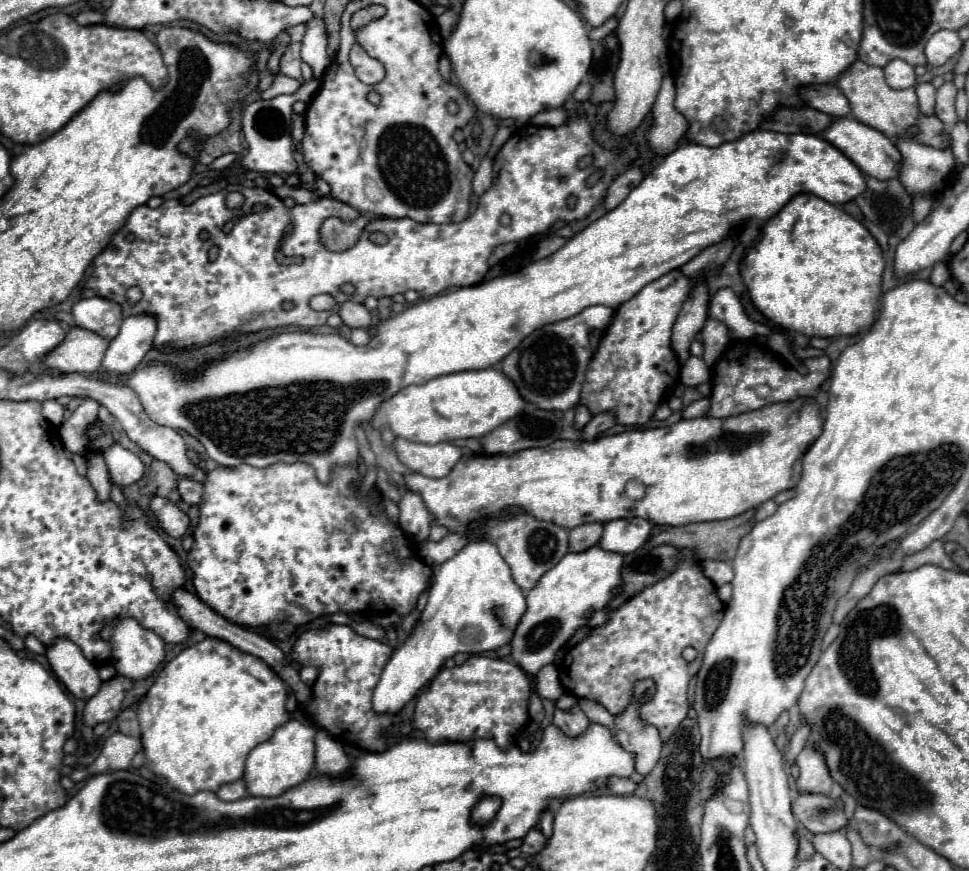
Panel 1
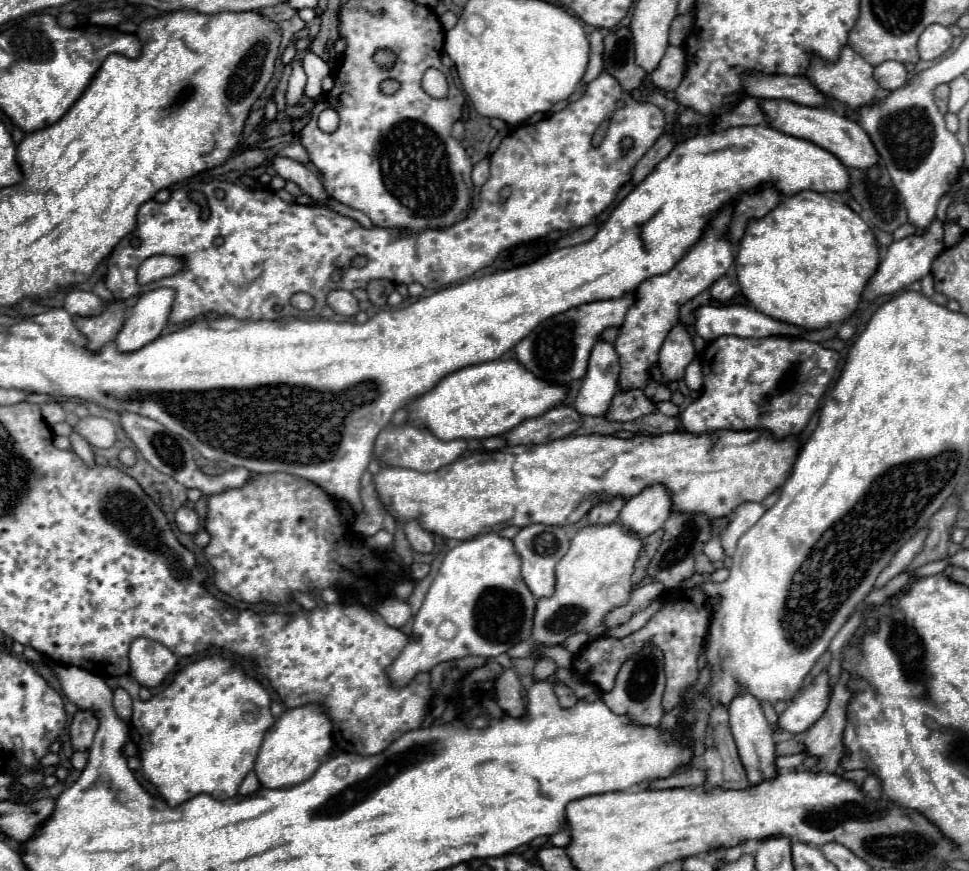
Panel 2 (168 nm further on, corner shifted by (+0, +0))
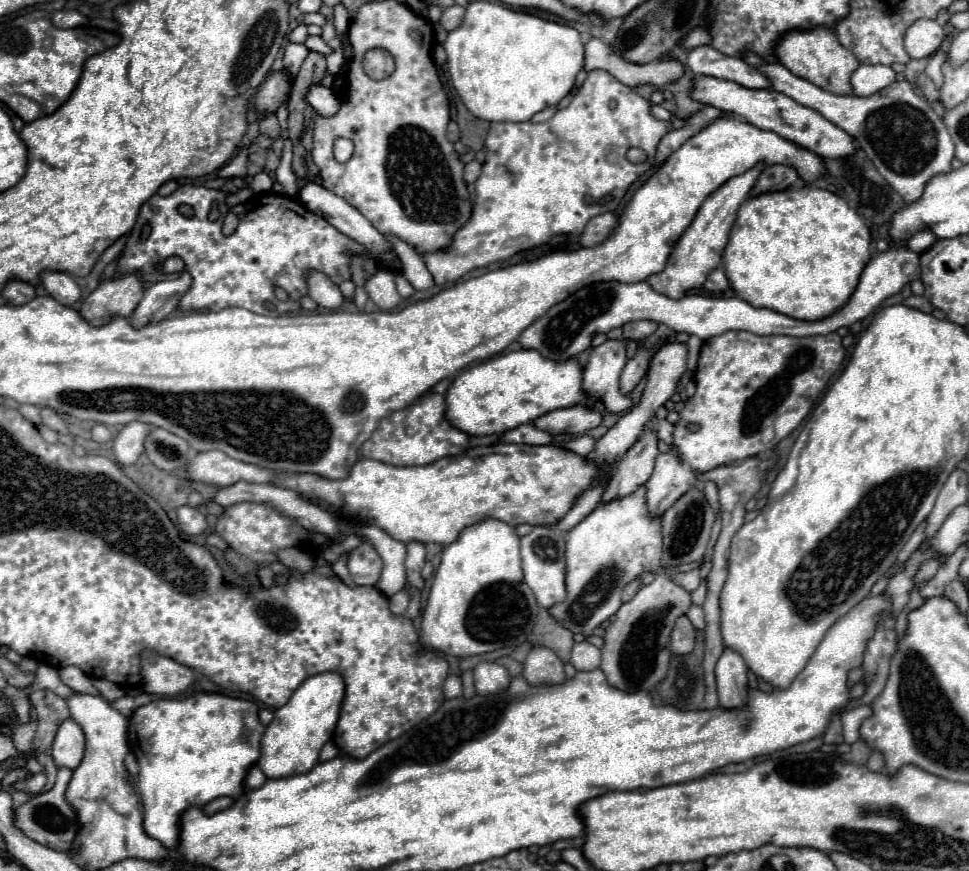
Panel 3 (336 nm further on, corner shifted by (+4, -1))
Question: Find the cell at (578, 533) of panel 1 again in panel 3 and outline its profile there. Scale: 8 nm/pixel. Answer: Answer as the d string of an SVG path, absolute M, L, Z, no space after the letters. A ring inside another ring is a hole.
M649 429L619 459L619 463L609 479L609 487L603 493L603 501L625 497L625 495L633 493L639 485L645 485L649 481L649 475L653 473L653 467L655 467L655 457L659 455L657 441L659 441L657 431Z

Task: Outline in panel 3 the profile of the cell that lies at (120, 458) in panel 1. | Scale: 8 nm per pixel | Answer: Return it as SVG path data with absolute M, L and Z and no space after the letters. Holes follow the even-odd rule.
M133 421L121 429L121 433L113 441L113 453L117 463L133 465L139 455L145 451L145 435L149 435L153 427L141 421Z

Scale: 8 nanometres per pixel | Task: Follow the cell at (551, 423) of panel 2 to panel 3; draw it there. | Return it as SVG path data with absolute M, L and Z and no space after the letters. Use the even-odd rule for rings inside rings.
M573 405L565 409L555 409L535 419L535 425L551 435L559 435L559 433L583 435L585 431L599 427L601 419L603 419L603 413L599 409L593 409L587 405Z

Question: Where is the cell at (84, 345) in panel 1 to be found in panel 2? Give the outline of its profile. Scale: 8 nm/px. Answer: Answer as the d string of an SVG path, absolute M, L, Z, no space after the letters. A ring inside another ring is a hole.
M111 302L109 308L101 316L93 318L75 318L75 326L81 330L81 334L87 338L89 350L97 352L105 342L115 340L117 332L121 330L125 320L125 306L123 302Z

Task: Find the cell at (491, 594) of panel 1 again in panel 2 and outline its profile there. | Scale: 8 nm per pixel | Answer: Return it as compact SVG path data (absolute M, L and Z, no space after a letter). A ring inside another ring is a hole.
M489 532L473 540L459 542L455 548L451 548L445 554L439 574L433 580L423 600L423 606L413 618L413 630L411 630L407 646L401 650L395 662L387 668L389 684L397 688L407 686L409 682L413 682L417 674L431 672L433 666L447 660L457 660L465 656L495 658L507 652L517 642L531 638L533 612L535 612L535 596L531 594L531 590L525 586L521 578L521 558L515 554L511 540L501 538L495 532Z

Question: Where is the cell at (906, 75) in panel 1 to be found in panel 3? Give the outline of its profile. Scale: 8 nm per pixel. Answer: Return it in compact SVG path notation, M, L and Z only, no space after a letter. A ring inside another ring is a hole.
M859 65L851 75L851 87L855 97L869 97L895 81L895 71L887 65Z

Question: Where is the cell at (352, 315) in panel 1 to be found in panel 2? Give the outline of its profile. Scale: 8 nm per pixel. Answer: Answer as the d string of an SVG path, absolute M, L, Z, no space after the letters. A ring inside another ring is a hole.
M333 290L333 292L329 292L327 302L337 314L343 314L343 316L355 316L359 312L357 298L351 292L347 292L347 290Z

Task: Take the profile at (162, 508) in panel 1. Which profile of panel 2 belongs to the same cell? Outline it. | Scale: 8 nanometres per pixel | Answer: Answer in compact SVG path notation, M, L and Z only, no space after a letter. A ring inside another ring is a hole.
M181 506L177 512L175 512L175 524L181 532L187 532L187 534L195 534L199 530L199 518L195 514L193 508L187 508L187 506Z

